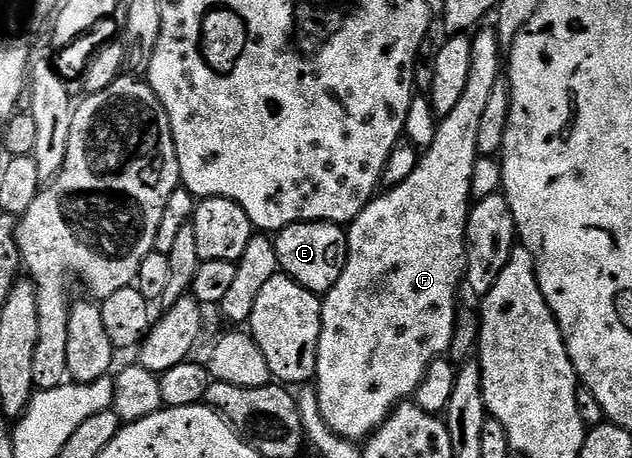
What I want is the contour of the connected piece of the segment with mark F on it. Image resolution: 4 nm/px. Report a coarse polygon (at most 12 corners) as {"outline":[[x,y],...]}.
{"outline":[[475,32],[458,105],[347,228],[314,390],[367,440],[452,349],[478,129]]}

